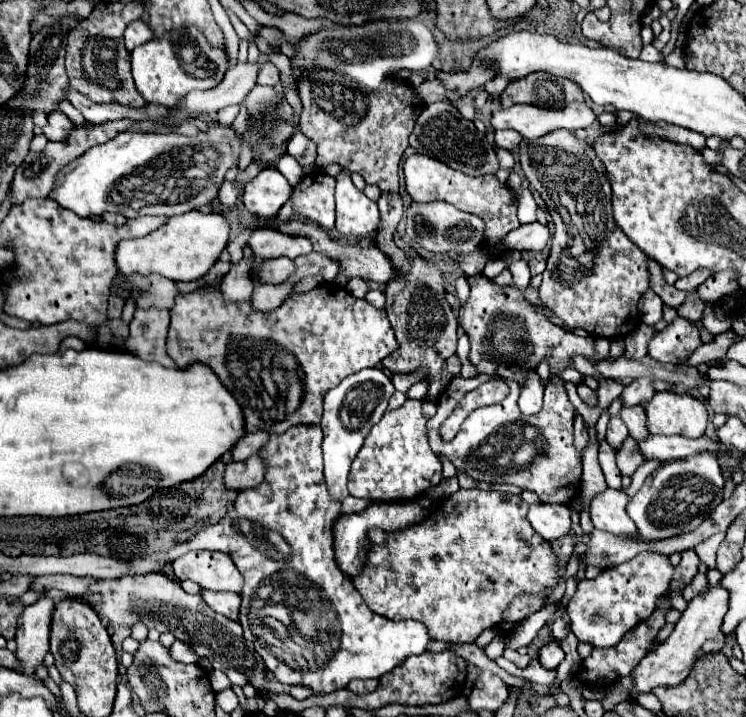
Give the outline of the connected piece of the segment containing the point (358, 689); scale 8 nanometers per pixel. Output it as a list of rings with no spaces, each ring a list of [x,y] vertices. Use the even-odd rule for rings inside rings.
[[[351,680],[347,688],[353,690],[355,694],[367,694],[367,692],[375,690],[375,686],[379,686],[377,680]]]

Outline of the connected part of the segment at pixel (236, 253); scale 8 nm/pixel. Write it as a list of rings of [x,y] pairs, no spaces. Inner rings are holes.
[[[245,232],[245,234],[241,234],[241,236],[237,236],[235,240],[231,240],[229,244],[227,244],[227,252],[229,252],[229,256],[231,256],[231,262],[233,264],[237,264],[239,260],[241,260],[241,248],[247,244],[247,238],[249,238],[249,234],[251,232]]]

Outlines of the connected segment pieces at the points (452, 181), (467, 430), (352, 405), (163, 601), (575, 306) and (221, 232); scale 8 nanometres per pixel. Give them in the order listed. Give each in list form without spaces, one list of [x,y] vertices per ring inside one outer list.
[[[423,154],[407,156],[403,170],[405,170],[407,192],[413,198],[413,202],[443,200],[443,202],[453,204],[459,210],[465,210],[465,212],[471,212],[471,214],[477,214],[479,218],[483,218],[485,226],[487,226],[487,240],[493,240],[493,242],[485,242],[485,248],[489,248],[489,250],[497,242],[501,242],[501,238],[507,232],[521,226],[519,220],[517,220],[517,198],[511,194],[511,190],[507,186],[501,186],[495,180],[495,176],[491,176],[491,174],[471,178],[471,176],[465,176],[463,172],[457,172],[457,170],[449,168],[447,164],[443,164],[435,158],[423,156]]]
[[[479,374],[477,378],[453,378],[447,386],[447,390],[437,400],[437,414],[427,422],[429,430],[429,442],[435,454],[445,454],[457,470],[465,472],[473,480],[487,482],[487,484],[515,484],[521,490],[531,490],[539,496],[541,502],[557,502],[557,504],[569,504],[573,496],[581,488],[581,452],[575,448],[573,442],[573,416],[575,408],[569,402],[563,380],[553,378],[545,386],[545,402],[539,414],[525,416],[519,406],[519,384],[515,380],[509,384],[509,396],[493,406],[483,406],[473,410],[465,422],[461,424],[457,436],[449,442],[445,442],[439,434],[441,424],[451,416],[453,408],[459,404],[459,400],[475,390],[479,384],[487,382],[489,376]]]
[[[365,368],[353,376],[347,376],[339,386],[329,390],[325,394],[325,412],[323,412],[323,456],[325,456],[325,482],[329,488],[329,494],[335,502],[343,502],[347,492],[347,474],[351,468],[351,462],[359,454],[369,430],[373,424],[377,424],[387,410],[389,398],[393,394],[391,380],[383,374],[381,368]]]
[[[161,572],[135,576],[135,578],[121,578],[121,580],[97,580],[97,584],[91,586],[91,594],[87,594],[87,598],[83,598],[83,602],[91,604],[95,608],[95,612],[99,614],[99,618],[105,622],[113,622],[117,626],[131,628],[137,620],[141,620],[143,624],[147,624],[147,628],[157,628],[159,632],[171,632],[171,634],[175,634],[177,640],[183,640],[185,644],[193,646],[195,652],[199,656],[207,658],[211,664],[215,664],[219,668],[235,668],[237,672],[241,672],[247,678],[247,684],[251,684],[255,688],[263,688],[263,660],[257,656],[253,644],[243,638],[243,630],[241,630],[239,622],[213,612],[203,602],[201,596],[191,596],[191,594],[183,592],[179,582],[167,578]]]
[[[553,130],[541,138],[535,138],[529,142],[523,140],[519,144],[519,162],[525,172],[525,178],[541,194],[555,222],[555,234],[551,240],[547,268],[543,272],[543,282],[539,286],[539,298],[545,308],[549,308],[555,316],[559,316],[567,326],[583,328],[591,336],[625,338],[641,326],[639,300],[649,290],[649,272],[651,272],[651,290],[657,292],[667,306],[679,308],[685,302],[687,292],[681,292],[675,286],[669,286],[663,280],[661,266],[655,264],[655,260],[649,262],[649,256],[643,254],[643,250],[639,250],[625,236],[625,232],[615,224],[613,212],[611,212],[611,186],[605,174],[605,166],[601,164],[591,144],[587,144],[585,140],[579,140],[569,130]]]
[[[193,210],[183,216],[169,218],[167,226],[161,226],[153,234],[119,242],[115,248],[115,264],[119,274],[125,276],[159,274],[173,282],[191,282],[203,278],[207,270],[217,262],[227,244],[227,236],[229,224],[221,214],[203,214],[199,210]]]

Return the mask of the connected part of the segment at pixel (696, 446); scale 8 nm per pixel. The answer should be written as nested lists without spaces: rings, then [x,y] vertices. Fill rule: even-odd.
[[[649,434],[645,440],[637,442],[645,460],[675,460],[697,454],[699,450],[717,452],[721,446],[705,440],[705,438],[685,438],[685,436],[653,436]]]

